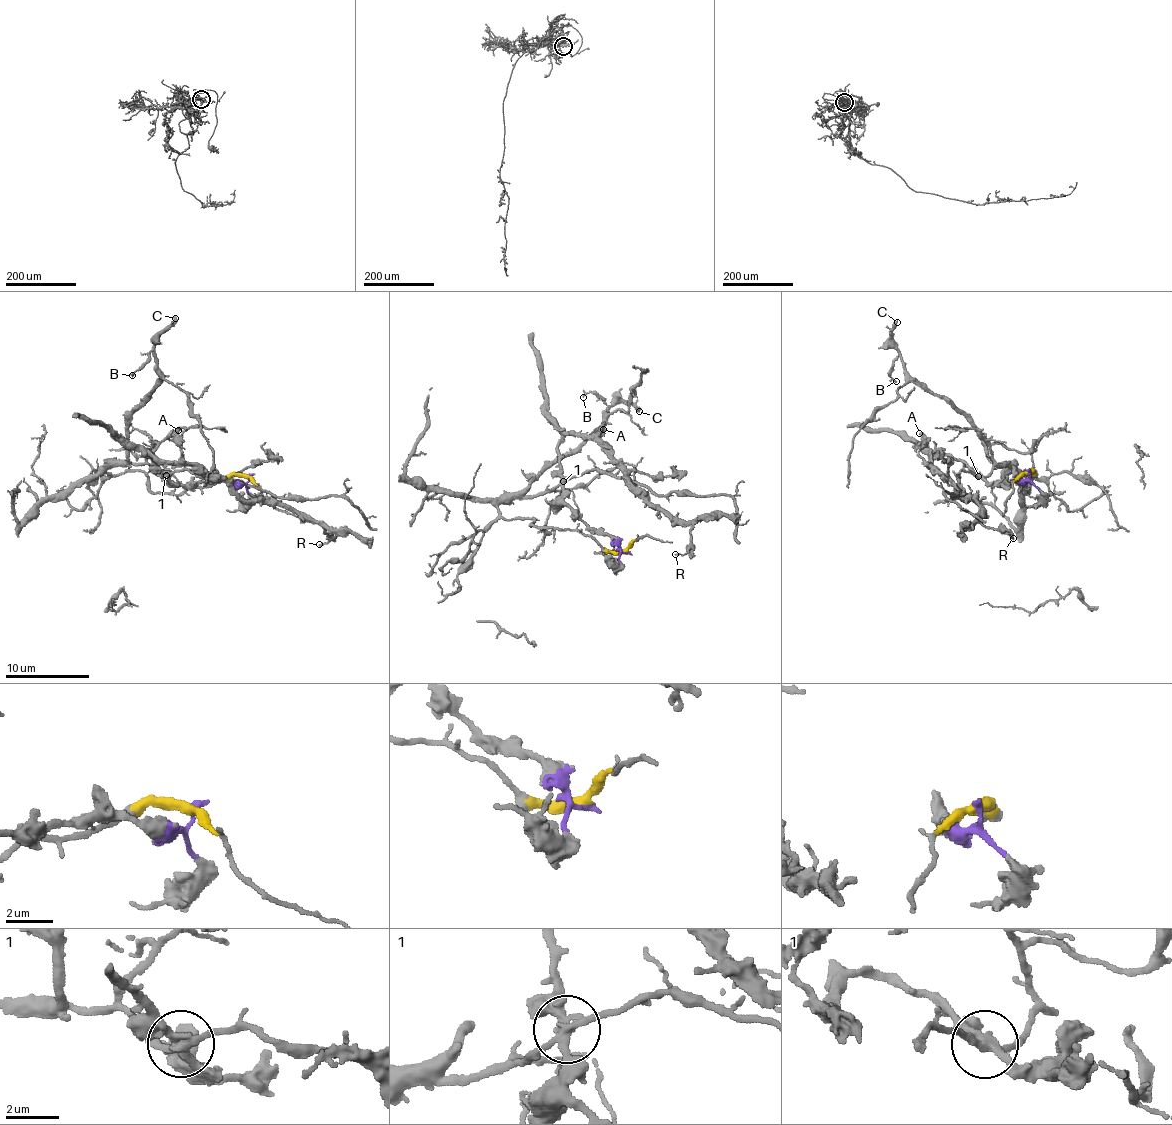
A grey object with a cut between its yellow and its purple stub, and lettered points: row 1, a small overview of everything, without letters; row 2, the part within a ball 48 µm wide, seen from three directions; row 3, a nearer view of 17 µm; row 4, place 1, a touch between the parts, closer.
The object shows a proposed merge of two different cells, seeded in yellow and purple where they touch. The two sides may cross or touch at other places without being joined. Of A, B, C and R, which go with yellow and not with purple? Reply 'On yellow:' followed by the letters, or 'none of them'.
On yellow: B, C

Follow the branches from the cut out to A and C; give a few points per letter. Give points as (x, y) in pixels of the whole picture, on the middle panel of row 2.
A: (626, 553), (610, 536), (598, 534), (563, 499), (559, 441), (566, 434), (590, 436), (603, 428)
C: (626, 551), (533, 526), (532, 518), (505, 519), (498, 506), (603, 424), (618, 403), (639, 412)

